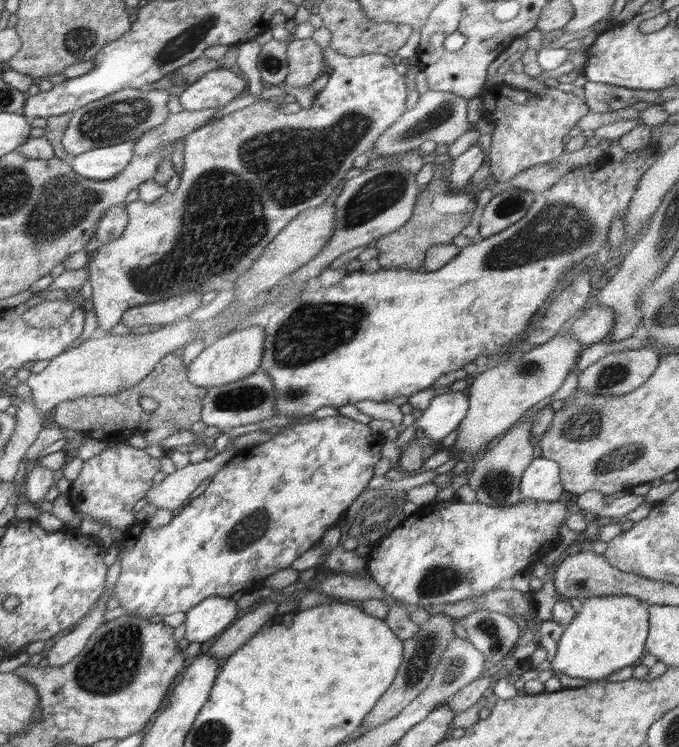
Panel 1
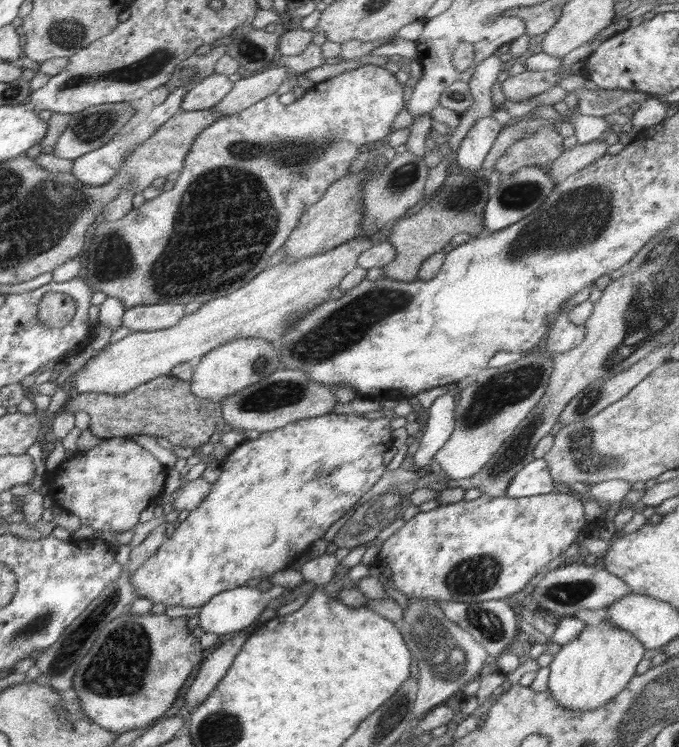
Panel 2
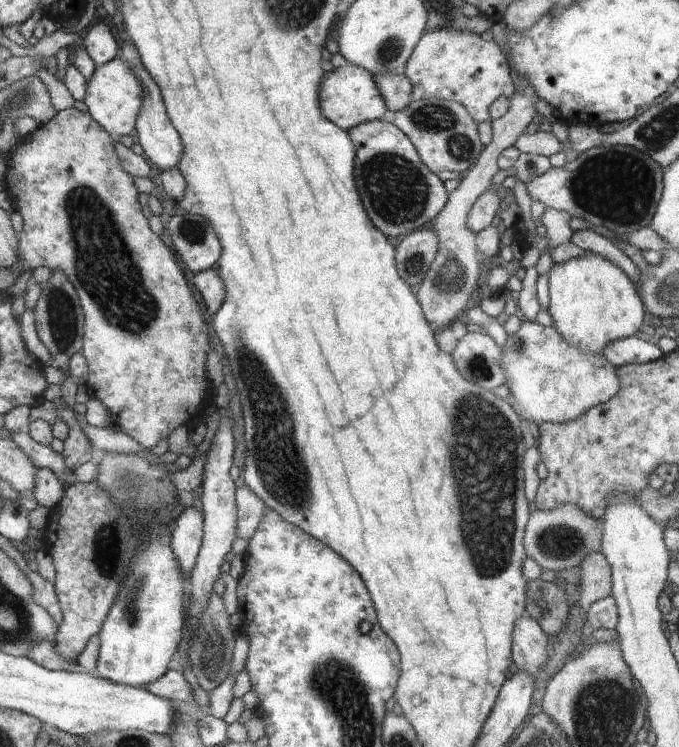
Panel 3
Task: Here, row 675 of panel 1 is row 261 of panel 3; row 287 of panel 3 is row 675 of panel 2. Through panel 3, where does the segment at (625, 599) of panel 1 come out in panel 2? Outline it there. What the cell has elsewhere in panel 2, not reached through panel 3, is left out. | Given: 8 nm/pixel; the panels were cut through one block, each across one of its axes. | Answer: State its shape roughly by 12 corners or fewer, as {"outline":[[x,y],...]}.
{"outline":[[586,625],[548,663],[562,707],[601,707],[648,651],[630,631]]}

